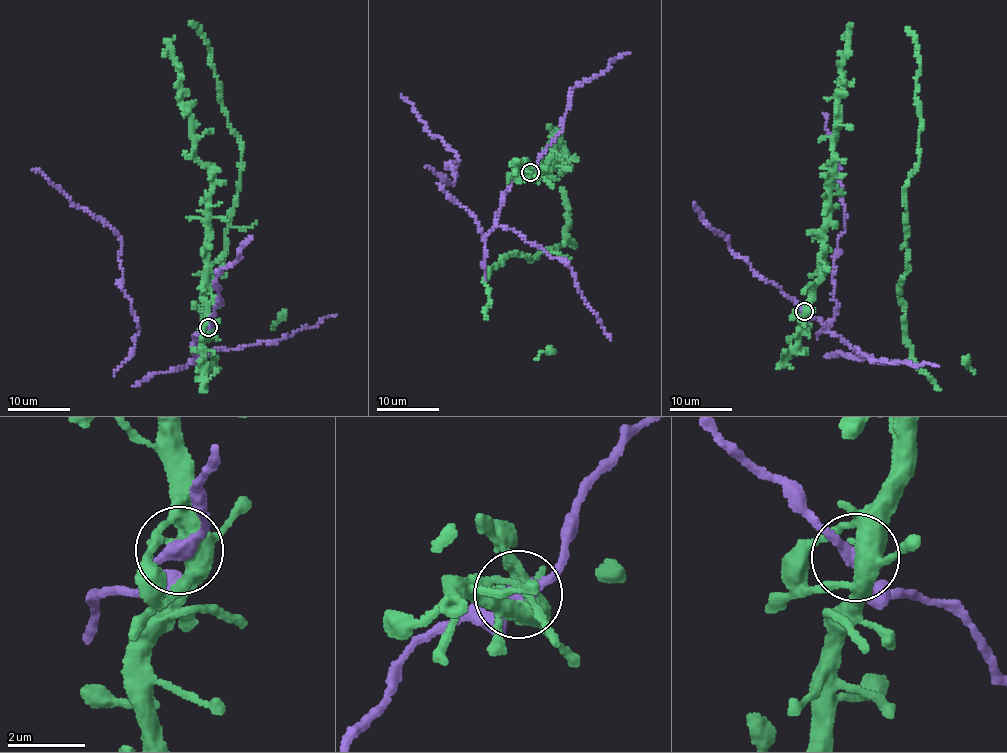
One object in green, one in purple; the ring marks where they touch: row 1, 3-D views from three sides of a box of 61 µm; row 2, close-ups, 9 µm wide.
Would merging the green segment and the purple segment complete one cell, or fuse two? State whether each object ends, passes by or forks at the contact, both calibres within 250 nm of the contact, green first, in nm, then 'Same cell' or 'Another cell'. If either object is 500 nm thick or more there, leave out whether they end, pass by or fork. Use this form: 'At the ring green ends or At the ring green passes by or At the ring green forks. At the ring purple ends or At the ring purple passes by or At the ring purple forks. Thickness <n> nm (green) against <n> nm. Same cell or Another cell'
At the ring green forks. At the ring purple passes by. Thickness 480 nm (green) against 320 nm. Same cell

